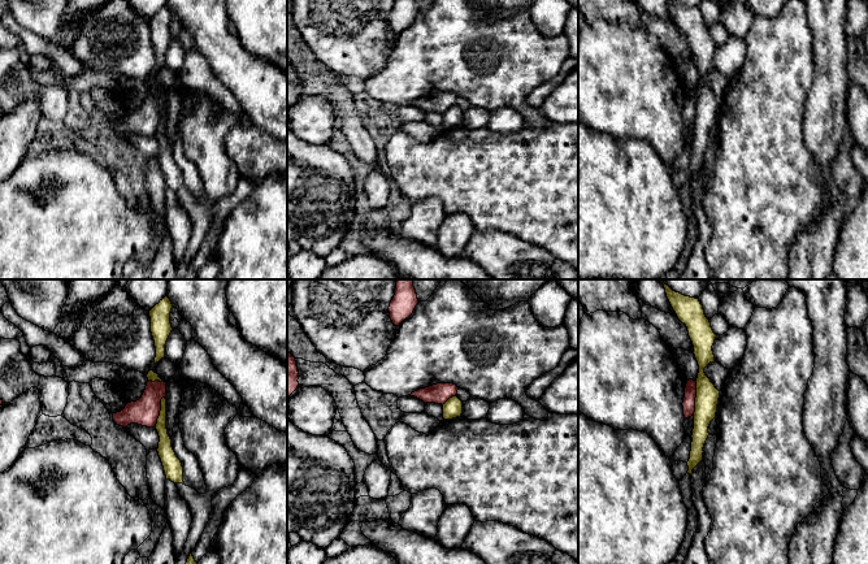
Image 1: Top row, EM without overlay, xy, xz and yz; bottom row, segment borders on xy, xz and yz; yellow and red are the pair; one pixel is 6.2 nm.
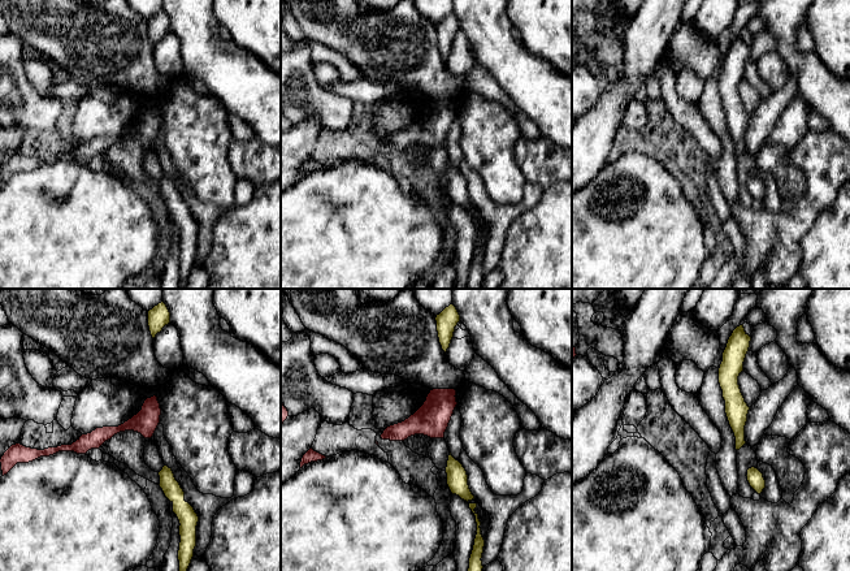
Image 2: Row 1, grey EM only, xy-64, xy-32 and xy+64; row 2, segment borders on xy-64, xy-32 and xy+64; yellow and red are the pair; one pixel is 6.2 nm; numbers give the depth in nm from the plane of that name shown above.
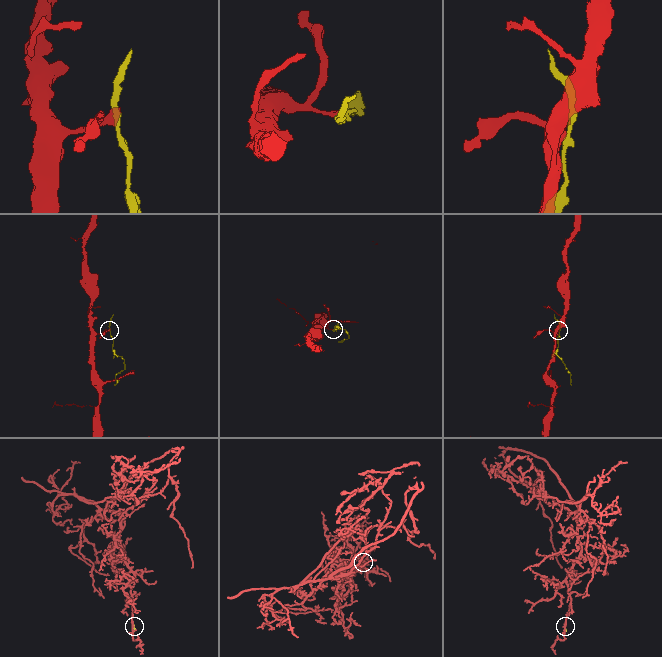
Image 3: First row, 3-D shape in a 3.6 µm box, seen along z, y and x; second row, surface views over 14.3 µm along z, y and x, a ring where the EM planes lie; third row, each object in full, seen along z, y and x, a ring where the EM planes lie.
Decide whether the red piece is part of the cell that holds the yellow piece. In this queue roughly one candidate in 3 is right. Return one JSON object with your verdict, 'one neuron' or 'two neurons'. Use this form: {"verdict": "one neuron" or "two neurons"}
{"verdict": "two neurons"}

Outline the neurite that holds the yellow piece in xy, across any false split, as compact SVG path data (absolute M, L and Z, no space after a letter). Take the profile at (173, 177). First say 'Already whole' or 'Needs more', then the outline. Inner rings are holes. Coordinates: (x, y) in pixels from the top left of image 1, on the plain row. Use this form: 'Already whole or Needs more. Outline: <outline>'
Already whole. Outline: M165 107L161 108L161 120L155 136L160 146L157 161L161 168L166 188L170 188L174 192L185 194L183 175L172 156L172 148L166 138L166 108Z

